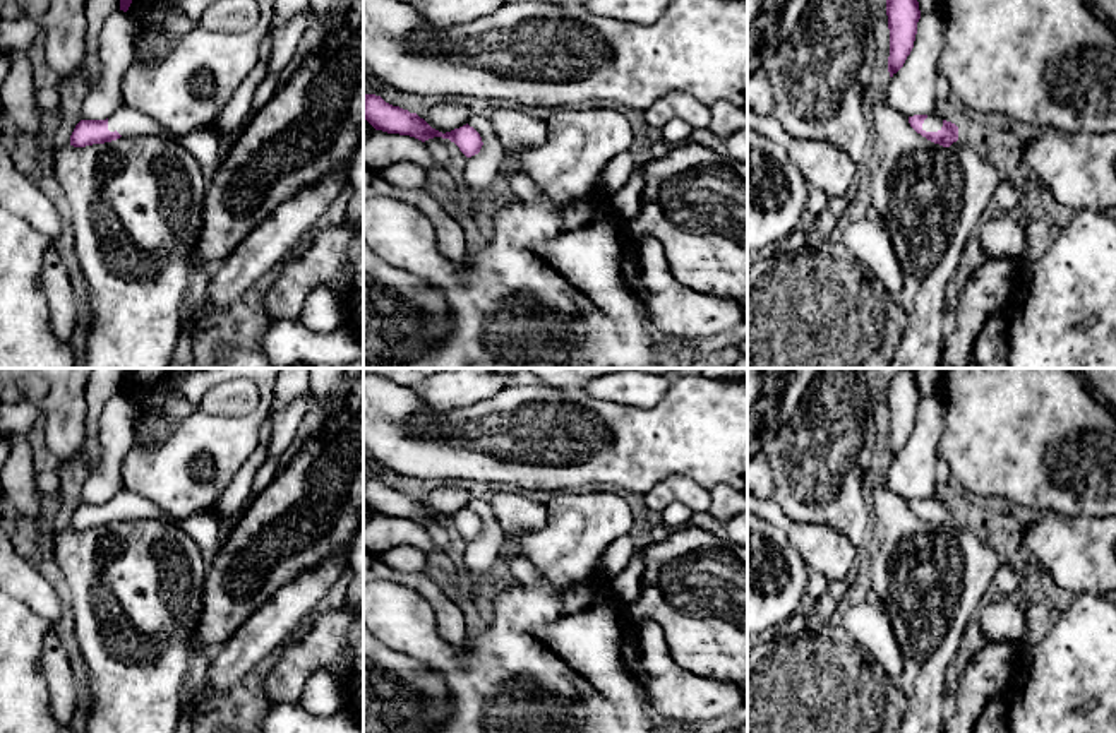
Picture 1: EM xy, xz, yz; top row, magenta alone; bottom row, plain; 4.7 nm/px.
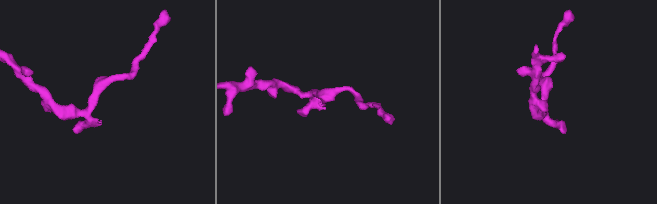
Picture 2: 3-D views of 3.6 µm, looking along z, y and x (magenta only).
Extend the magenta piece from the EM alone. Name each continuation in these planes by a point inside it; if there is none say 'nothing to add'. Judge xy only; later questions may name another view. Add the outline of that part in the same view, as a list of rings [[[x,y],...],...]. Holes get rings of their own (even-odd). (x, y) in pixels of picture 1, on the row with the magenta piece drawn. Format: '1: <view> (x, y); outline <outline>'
1: xy (203, 144); outline [[[120,108],[108,118],[108,130],[118,132],[122,137],[156,135],[183,146],[204,168],[207,178],[216,175],[225,161],[225,142],[209,128],[194,130],[177,137],[149,116]]]

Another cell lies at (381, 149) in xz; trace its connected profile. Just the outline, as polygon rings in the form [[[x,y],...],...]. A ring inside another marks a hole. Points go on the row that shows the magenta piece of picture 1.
[[[375,130],[363,140],[363,166],[381,171],[398,161],[411,161],[425,170],[437,166],[425,142],[399,134]]]

